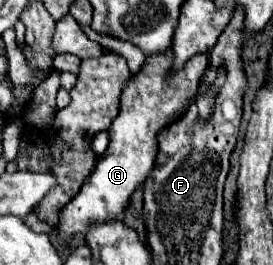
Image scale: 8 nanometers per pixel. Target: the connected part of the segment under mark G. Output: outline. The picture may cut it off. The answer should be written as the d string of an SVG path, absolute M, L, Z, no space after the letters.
M172 50L164 58L146 58L146 64L132 82L124 86L120 98L120 114L110 126L110 144L102 158L98 160L92 176L80 188L80 194L68 202L60 212L58 236L62 246L70 246L76 234L86 234L90 226L104 224L112 220L122 220L130 204L130 196L148 178L156 164L158 154L158 134L172 122L184 116L188 104L196 98L202 76L208 68L208 54L192 56L182 70L172 70Z

